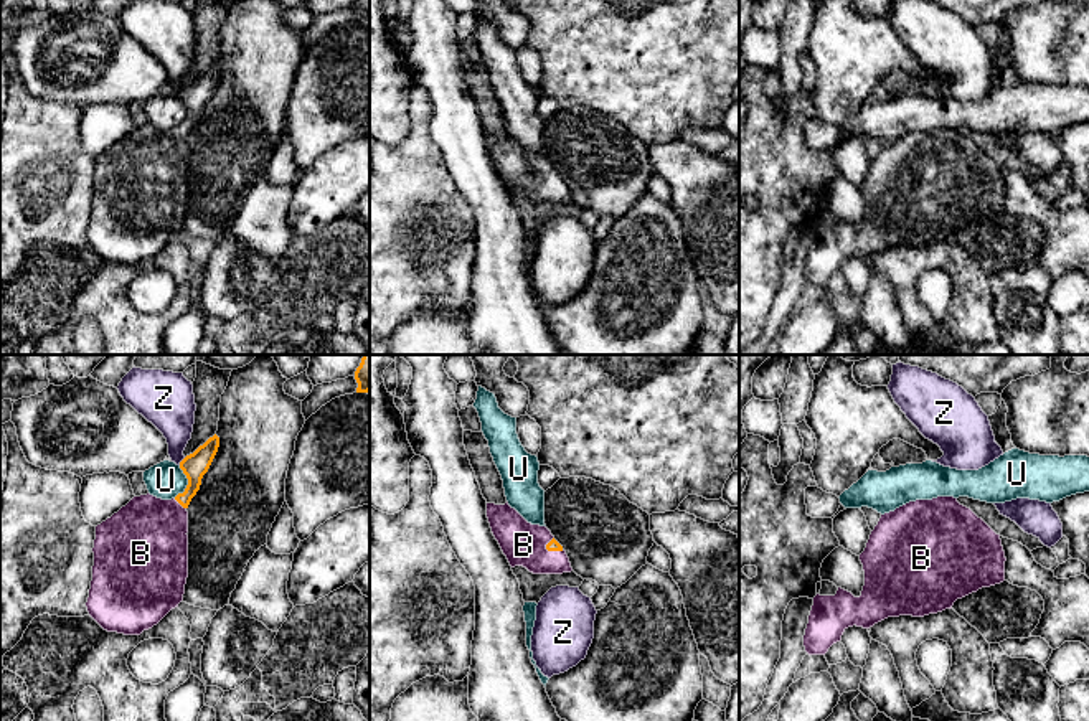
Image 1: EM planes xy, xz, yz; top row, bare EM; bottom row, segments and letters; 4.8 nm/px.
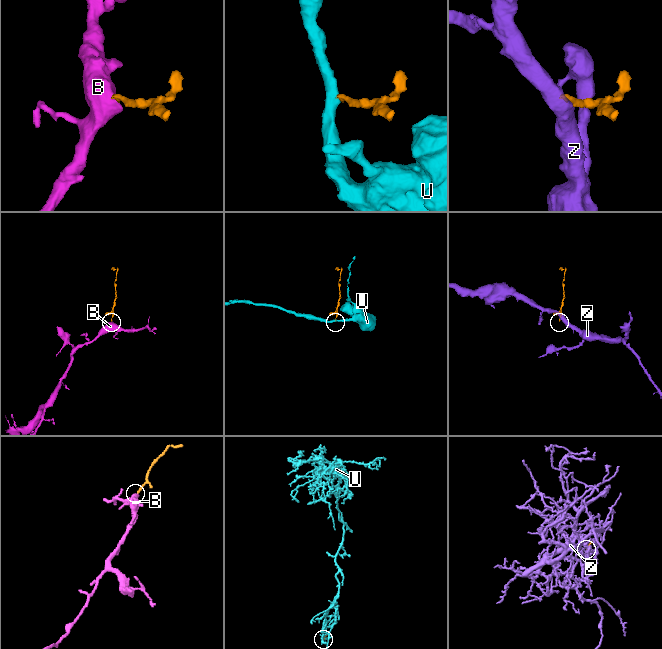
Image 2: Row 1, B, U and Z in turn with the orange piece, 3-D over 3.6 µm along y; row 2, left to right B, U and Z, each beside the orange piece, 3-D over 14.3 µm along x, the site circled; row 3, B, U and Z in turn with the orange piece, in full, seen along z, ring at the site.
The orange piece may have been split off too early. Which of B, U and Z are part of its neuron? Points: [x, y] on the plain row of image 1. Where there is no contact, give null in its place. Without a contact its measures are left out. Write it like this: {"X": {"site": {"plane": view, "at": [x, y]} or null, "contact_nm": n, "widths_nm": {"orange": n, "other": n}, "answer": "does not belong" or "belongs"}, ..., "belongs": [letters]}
{"B": {"site": {"plane": "xy", "at": [180, 134]}, "contact_nm": 80, "widths_nm": {"orange": 120, "other": 400}, "answer": "belongs"}, "U": {"site": {"plane": "xy", "at": [188, 114]}, "contact_nm": 160, "widths_nm": {"orange": 120, "other": 180}, "answer": "does not belong"}, "Z": {"site": {"plane": "xy", "at": [182, 91]}, "contact_nm": 50, "widths_nm": {"orange": 120, "other": 220}, "answer": "does not belong"}, "belongs": ["B"]}

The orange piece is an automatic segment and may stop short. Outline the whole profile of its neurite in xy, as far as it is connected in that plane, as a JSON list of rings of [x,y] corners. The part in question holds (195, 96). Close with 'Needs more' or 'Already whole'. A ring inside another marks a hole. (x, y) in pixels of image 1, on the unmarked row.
[[[214,64],[180,92],[188,109],[183,124],[162,130],[150,124],[134,127],[111,148],[96,157],[89,246],[107,262],[140,266],[157,256],[183,231],[188,208],[188,135],[201,115],[219,78]]]. Needs more

